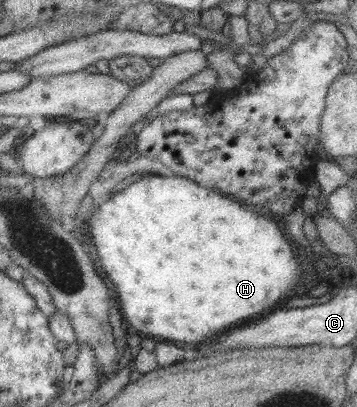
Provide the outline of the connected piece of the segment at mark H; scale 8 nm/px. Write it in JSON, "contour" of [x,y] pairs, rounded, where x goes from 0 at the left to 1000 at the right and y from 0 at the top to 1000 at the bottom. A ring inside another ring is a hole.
{"contour":[[[398,430],[342,452],[342,467],[319,467],[303,491],[280,501],[272,518],[246,526],[244,587],[258,629],[280,644],[286,663],[308,683],[325,705],[336,774],[347,781],[350,801],[364,816],[384,821],[403,818],[412,826],[448,826],[485,843],[501,840],[510,848],[524,843],[571,840],[583,830],[605,830],[650,806],[667,806],[711,791],[711,781],[728,781],[739,767],[756,767],[756,757],[782,757],[793,740],[812,735],[829,717],[829,698],[846,688],[846,668],[835,661],[835,639],[818,622],[818,604],[810,585],[793,565],[784,541],[762,536],[739,521],[706,516],[706,511],[655,491],[650,484],[569,462],[521,435],[459,435],[445,430]],[[272,528],[269,541],[252,541],[252,531]]]}

